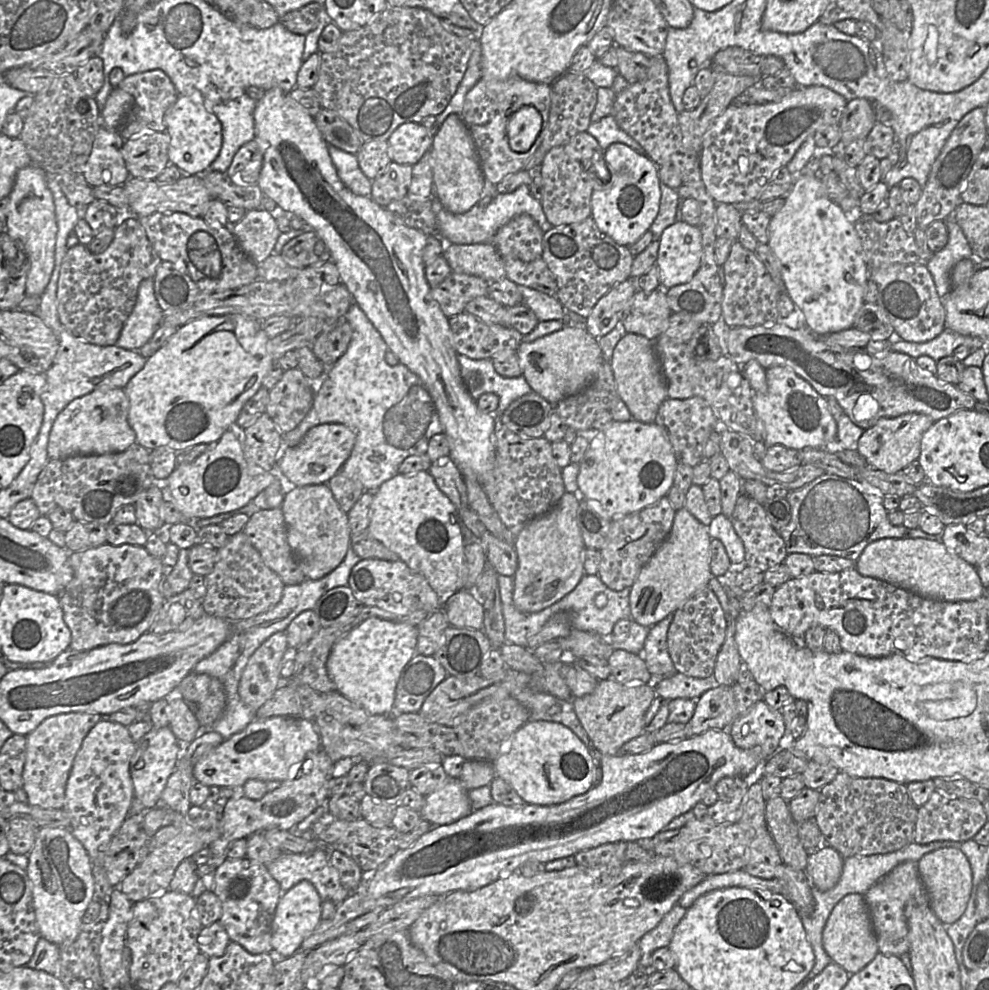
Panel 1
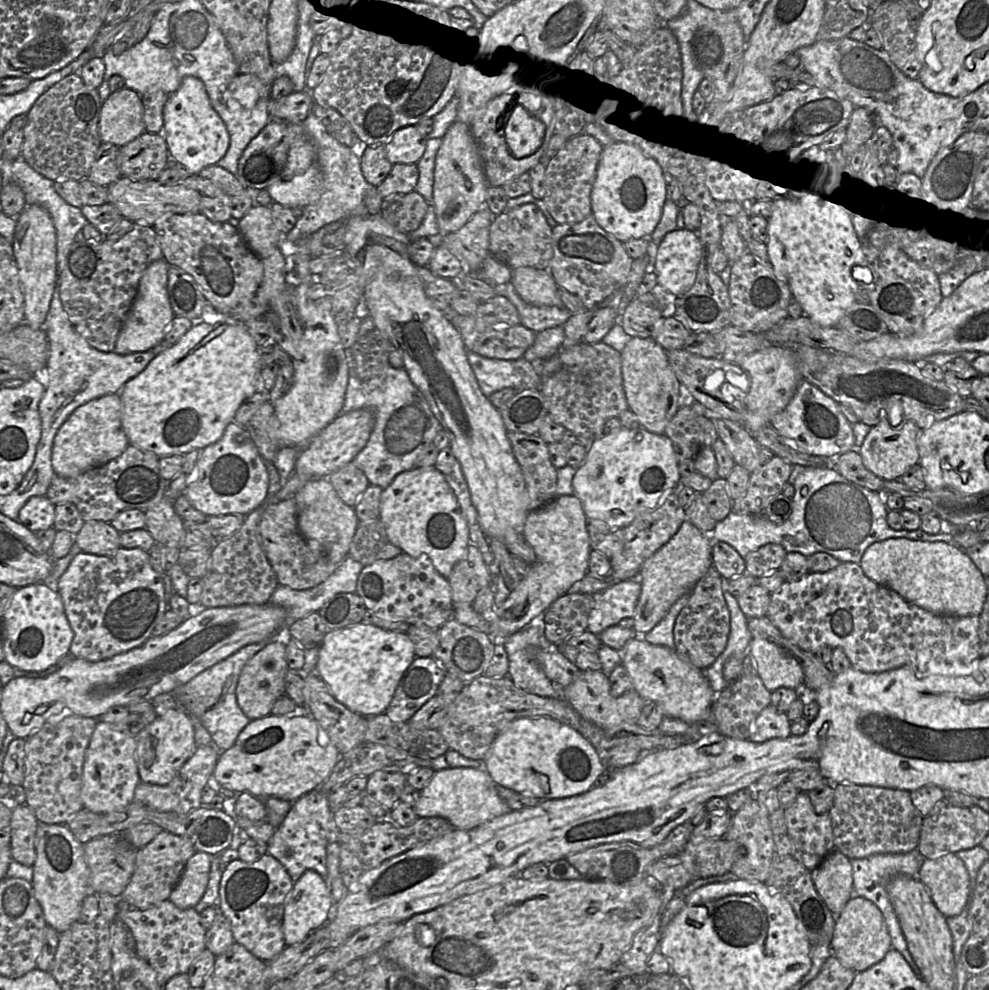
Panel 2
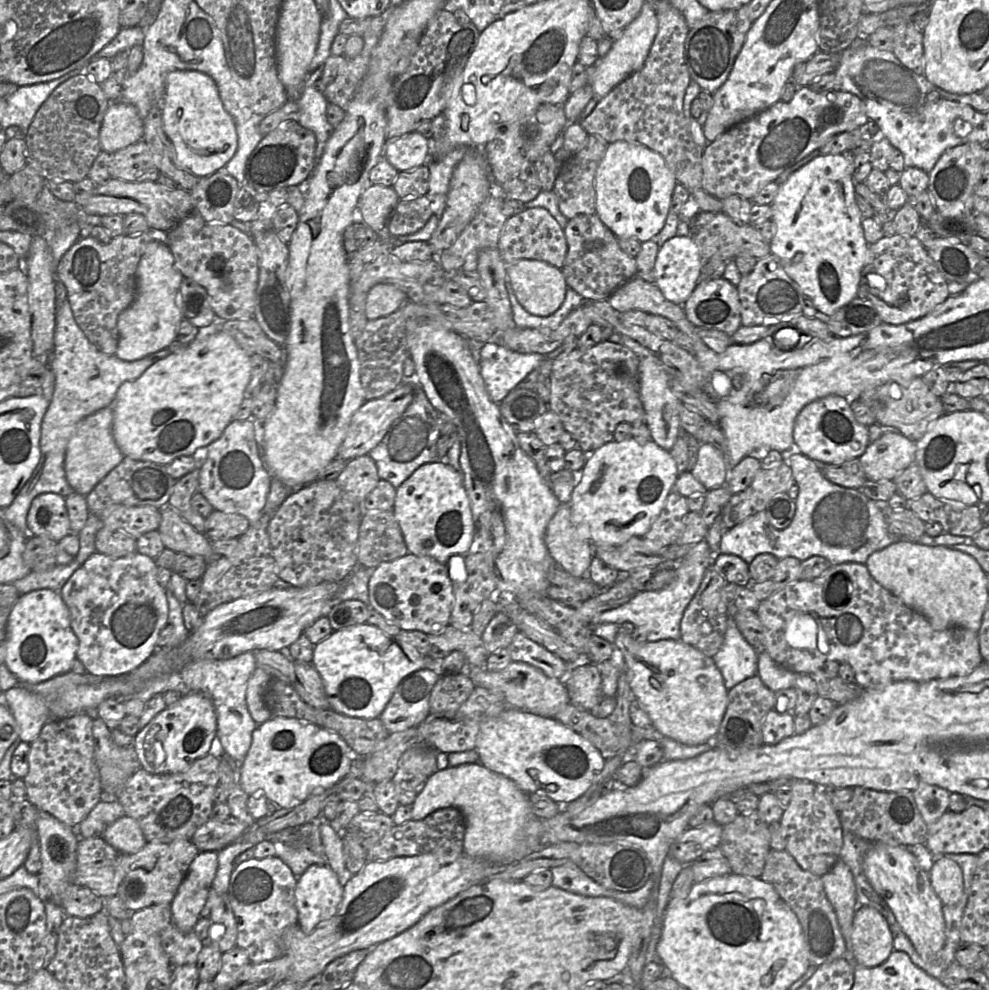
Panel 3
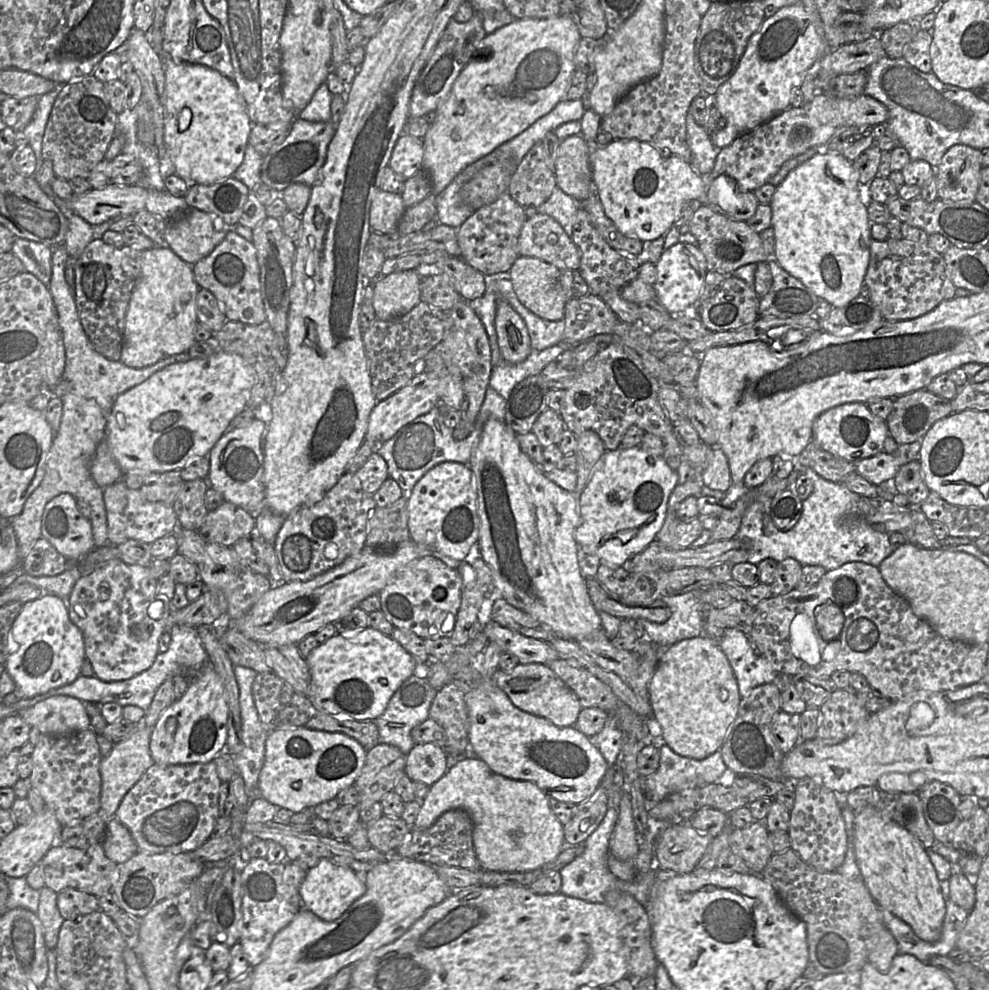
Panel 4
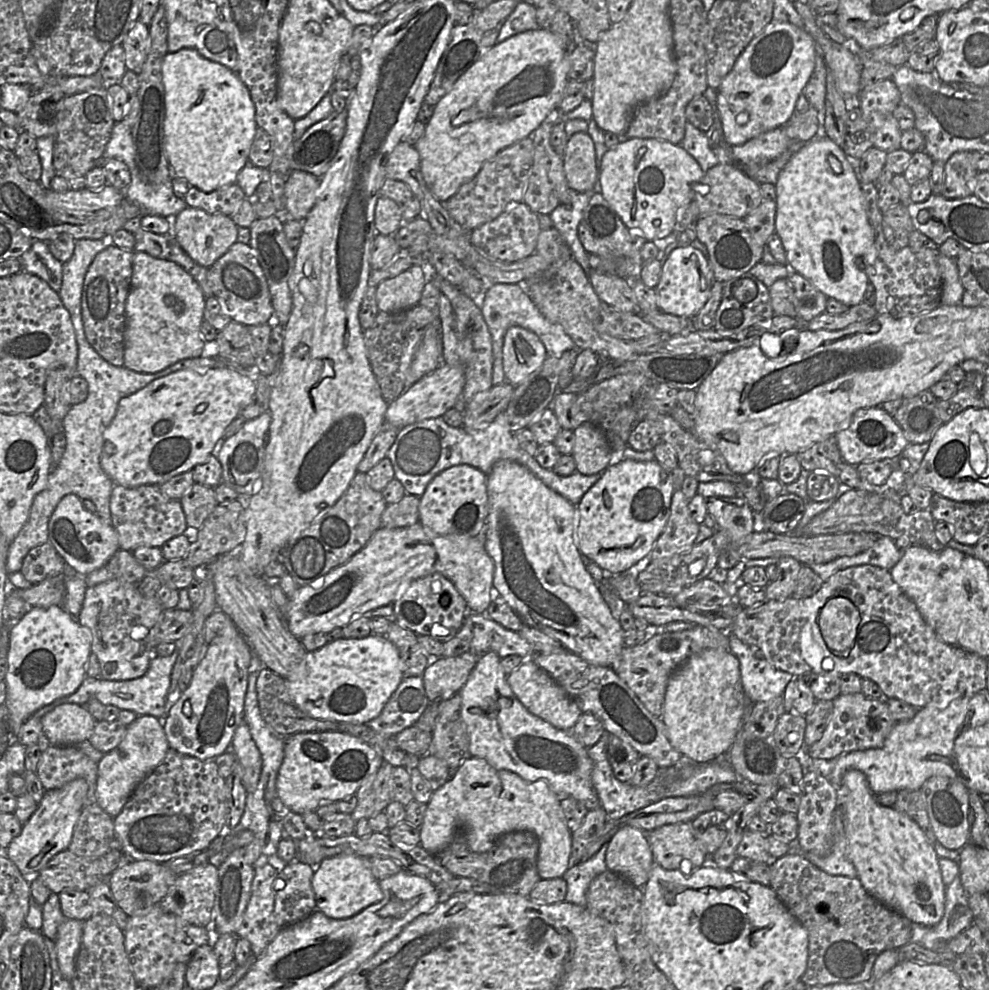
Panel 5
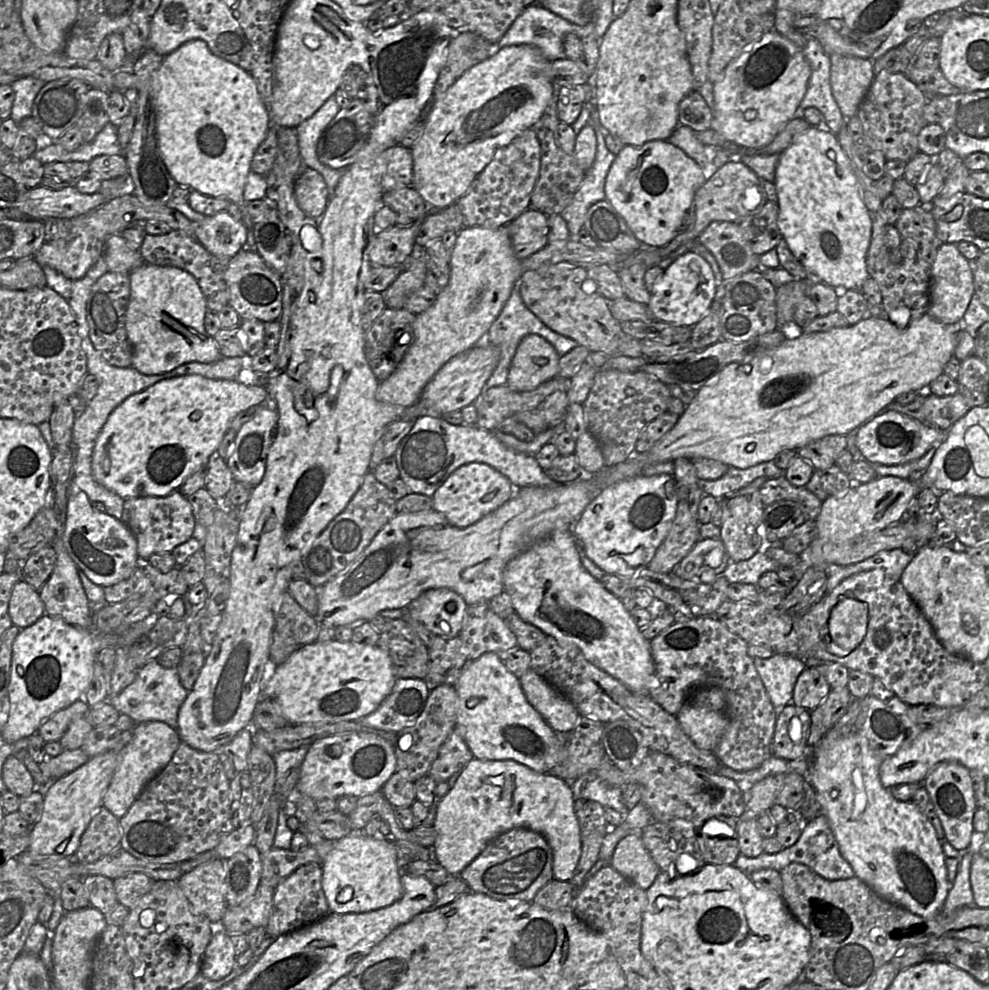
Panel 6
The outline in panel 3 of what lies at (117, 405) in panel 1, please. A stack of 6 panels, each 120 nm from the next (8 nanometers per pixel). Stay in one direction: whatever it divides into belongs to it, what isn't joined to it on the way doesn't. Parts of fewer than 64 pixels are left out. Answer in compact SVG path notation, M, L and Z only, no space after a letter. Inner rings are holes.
M105 407L82 419L69 439L64 469L66 479L73 490L87 495L105 476L123 460L124 455L113 436L113 410Z

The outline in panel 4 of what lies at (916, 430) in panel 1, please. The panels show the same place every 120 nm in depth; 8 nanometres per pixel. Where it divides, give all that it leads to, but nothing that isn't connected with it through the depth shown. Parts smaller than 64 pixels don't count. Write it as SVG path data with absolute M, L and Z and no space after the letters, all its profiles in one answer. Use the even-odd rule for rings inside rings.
M879 452L869 458L855 463L856 472L875 485L893 479L899 468L907 463L907 456L897 456L895 452L888 454Z

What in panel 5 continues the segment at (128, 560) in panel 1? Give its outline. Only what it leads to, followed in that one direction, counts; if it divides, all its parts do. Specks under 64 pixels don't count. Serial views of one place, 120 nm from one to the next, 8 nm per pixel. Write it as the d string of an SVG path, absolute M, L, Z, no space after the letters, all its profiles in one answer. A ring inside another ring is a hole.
M112 579L88 587L85 592L76 620L91 632L91 652L99 660L101 679L124 681L142 677L148 671L151 659L156 657L156 648L148 648L147 638L164 609L156 597L144 597L138 585Z

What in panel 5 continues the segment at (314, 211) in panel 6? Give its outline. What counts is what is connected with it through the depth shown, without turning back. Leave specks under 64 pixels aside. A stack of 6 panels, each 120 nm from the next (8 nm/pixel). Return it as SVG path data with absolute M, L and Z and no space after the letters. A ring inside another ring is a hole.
M292 170L284 189L285 215L287 218L303 221L313 208L319 181L314 175Z

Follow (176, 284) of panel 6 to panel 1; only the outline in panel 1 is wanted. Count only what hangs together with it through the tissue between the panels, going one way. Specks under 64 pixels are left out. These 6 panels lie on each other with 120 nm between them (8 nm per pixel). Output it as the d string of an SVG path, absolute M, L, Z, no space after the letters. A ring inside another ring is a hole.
M147 278L140 283L136 303L116 345L138 352L162 325L163 316L164 311L159 306L154 293L154 278Z

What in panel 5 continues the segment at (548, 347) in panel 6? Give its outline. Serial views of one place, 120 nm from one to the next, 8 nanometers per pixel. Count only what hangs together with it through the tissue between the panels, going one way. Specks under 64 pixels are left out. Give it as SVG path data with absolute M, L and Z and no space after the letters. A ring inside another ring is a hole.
M519 326L507 329L502 353L505 379L514 386L521 384L548 357L538 336Z

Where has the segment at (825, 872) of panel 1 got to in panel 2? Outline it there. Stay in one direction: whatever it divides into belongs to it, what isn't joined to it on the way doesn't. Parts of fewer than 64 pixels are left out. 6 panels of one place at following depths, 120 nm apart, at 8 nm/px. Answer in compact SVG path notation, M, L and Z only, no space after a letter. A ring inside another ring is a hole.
M834 849L811 872L813 884L834 916L851 899L853 872L851 860Z

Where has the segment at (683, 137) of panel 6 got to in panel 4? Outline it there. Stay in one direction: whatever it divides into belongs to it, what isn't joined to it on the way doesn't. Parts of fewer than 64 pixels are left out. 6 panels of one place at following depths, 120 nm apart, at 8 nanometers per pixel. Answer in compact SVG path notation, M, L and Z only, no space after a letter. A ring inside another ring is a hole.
M690 109L686 115L686 130L691 151L691 166L700 175L711 173L720 148L713 145L711 136L695 122Z

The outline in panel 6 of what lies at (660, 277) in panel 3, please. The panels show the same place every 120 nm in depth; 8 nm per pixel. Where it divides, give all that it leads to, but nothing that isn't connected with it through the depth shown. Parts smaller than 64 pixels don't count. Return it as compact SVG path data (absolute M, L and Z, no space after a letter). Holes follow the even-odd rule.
M687 251L663 272L651 291L648 308L655 320L677 326L693 327L709 311L716 294L716 281L708 262L699 254Z

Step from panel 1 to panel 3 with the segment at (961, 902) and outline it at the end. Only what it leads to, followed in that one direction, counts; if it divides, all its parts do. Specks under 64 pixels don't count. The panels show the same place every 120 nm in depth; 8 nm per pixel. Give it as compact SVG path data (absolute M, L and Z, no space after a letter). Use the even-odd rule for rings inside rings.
M935 856L928 873L931 886L943 905L956 904L963 895L963 874L959 865L946 856Z

